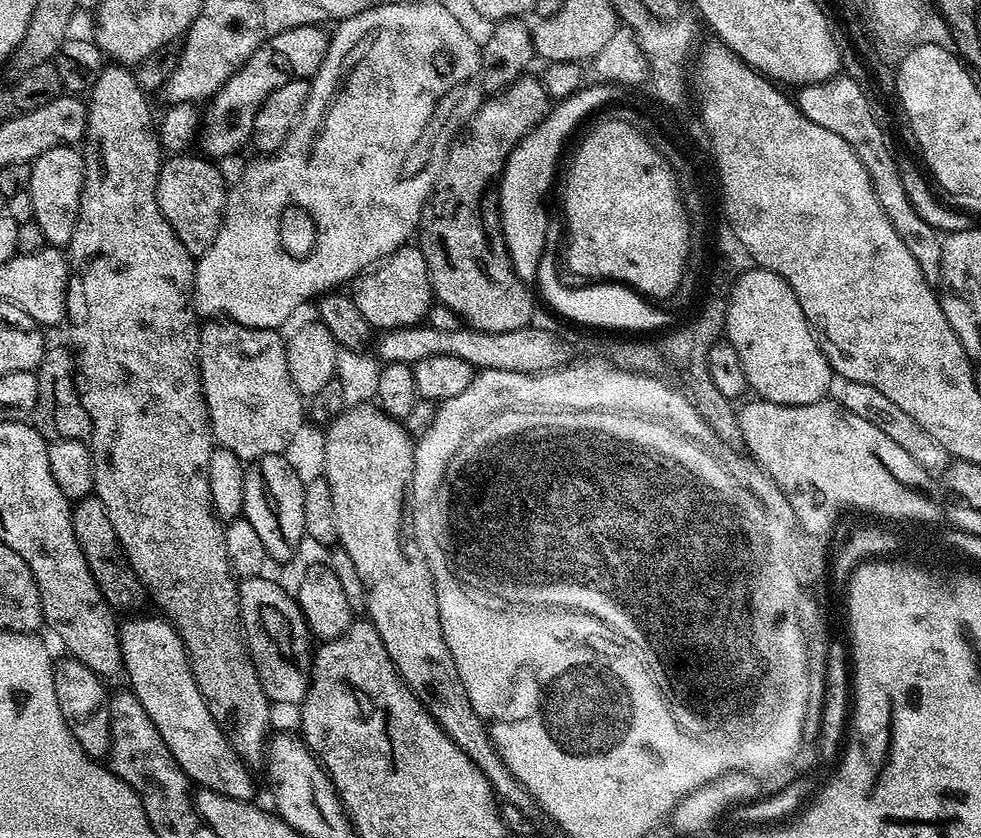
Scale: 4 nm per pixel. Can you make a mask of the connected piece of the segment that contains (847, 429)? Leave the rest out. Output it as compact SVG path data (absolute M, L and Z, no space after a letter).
M825 398L808 405L784 405L761 399L760 408L741 403L736 412L742 444L749 448L747 451L751 457L760 463L770 478L785 492L796 515L797 525L812 538L826 535L843 508L857 508L860 512L867 512L869 517L879 518L878 508L884 502L892 502L890 488L896 492L898 498L904 496L908 502L914 502L916 491L923 489L923 484L930 480L929 473L925 472L922 466L918 466L914 458L882 456L872 442L864 442L866 418L858 418L858 414L850 414L850 410L846 410L839 402L832 401L831 404L830 401L831 399Z

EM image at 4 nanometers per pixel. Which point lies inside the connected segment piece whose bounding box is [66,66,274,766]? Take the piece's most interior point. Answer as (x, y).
(136, 341)

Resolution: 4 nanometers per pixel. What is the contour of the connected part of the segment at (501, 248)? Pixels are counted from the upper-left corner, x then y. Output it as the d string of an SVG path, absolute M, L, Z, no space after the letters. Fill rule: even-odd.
M525 74L503 92L489 95L467 125L460 129L446 150L440 176L424 206L424 215L420 217L418 246L426 258L433 297L455 312L467 327L478 332L509 332L533 323L530 288L512 265L498 211L498 185L511 152L543 122L550 111L550 98L544 89L544 81L539 75L532 75Z

